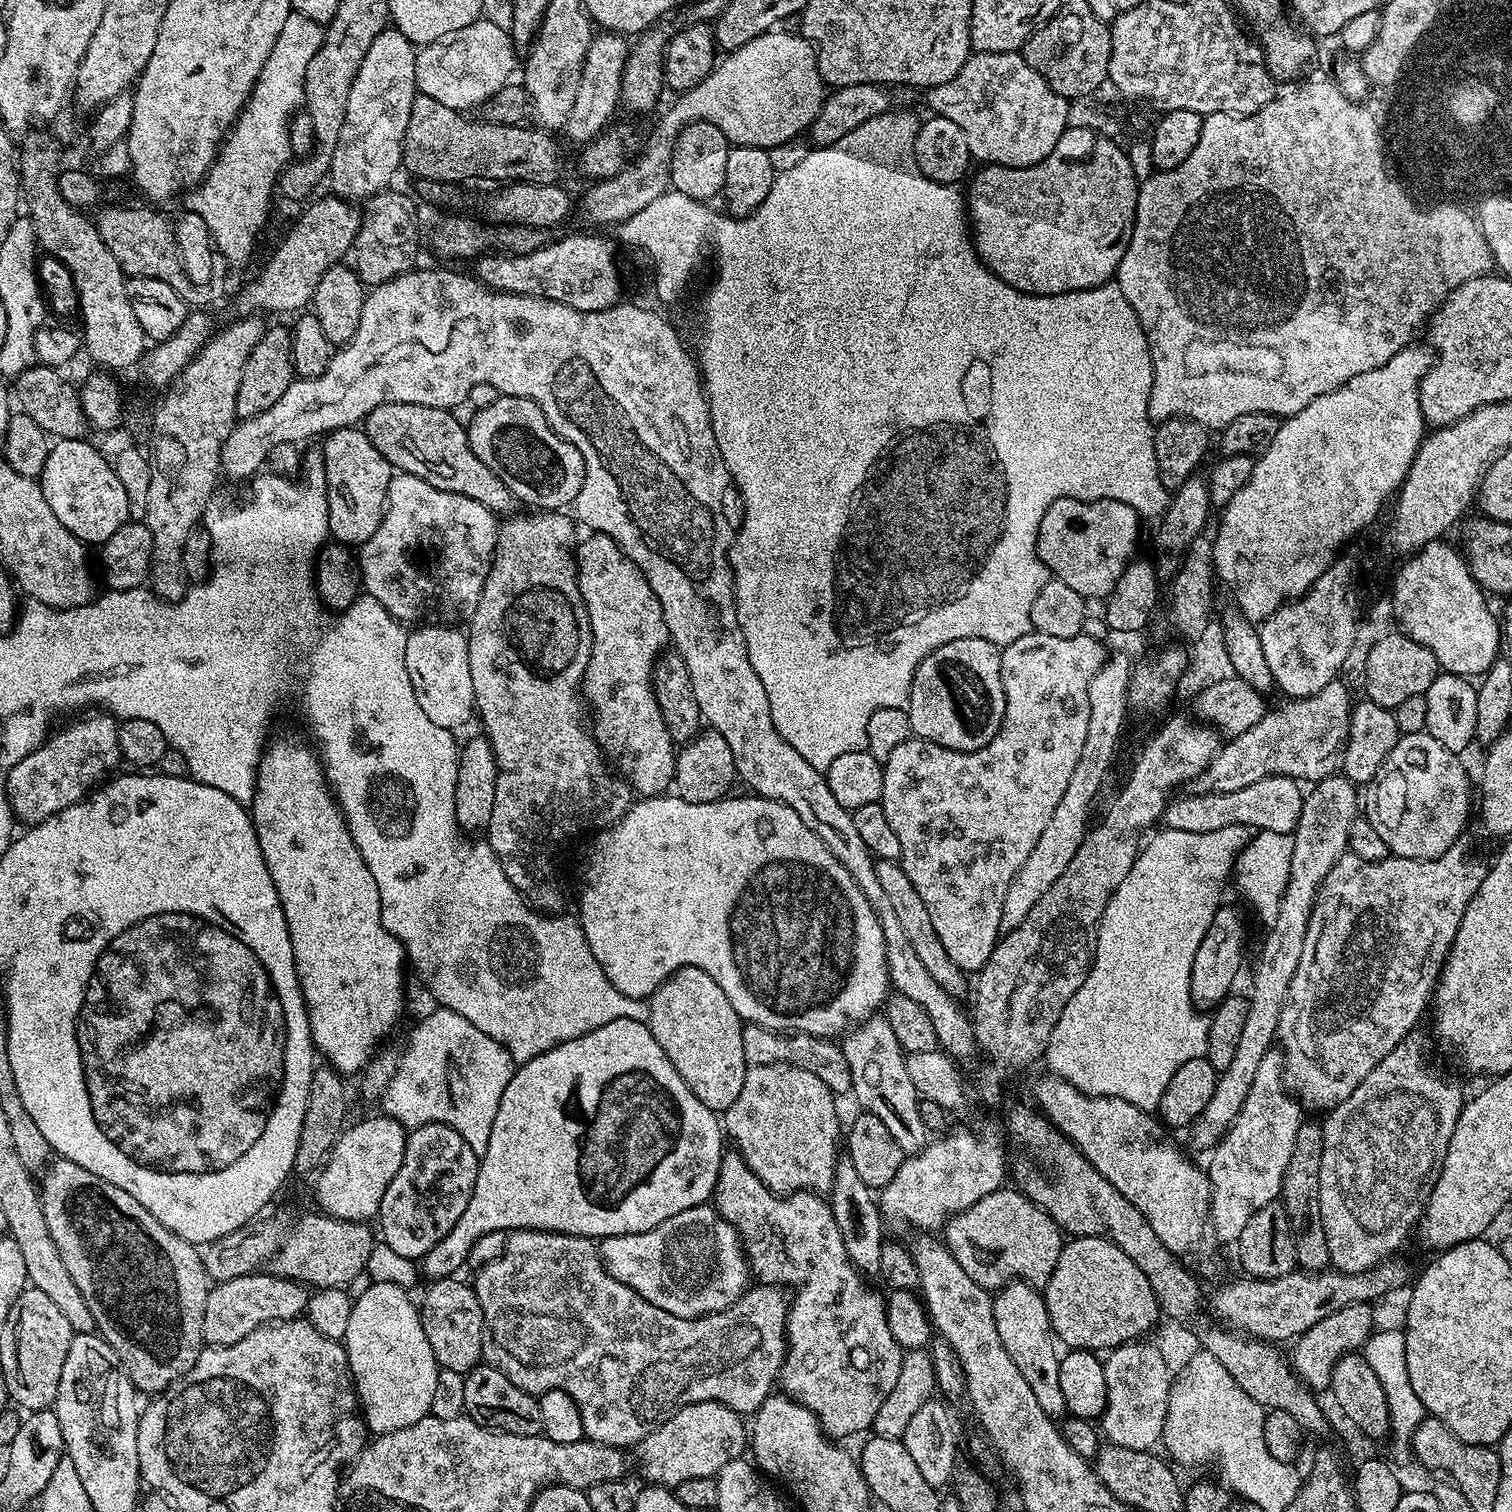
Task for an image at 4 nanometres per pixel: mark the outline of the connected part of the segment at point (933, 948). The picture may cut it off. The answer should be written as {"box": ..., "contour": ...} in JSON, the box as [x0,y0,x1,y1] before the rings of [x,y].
{"box":[876,860,970,1000],"contour":[[[876,860],[876,873],[878,882],[882,885],[882,894],[886,894],[890,906],[897,915],[897,921],[901,923],[902,930],[905,931],[906,938],[913,944],[913,949],[917,952],[918,958],[922,961],[922,966],[929,970],[931,978],[938,986],[946,990],[952,999],[960,1000],[961,997],[970,990],[970,980],[967,973],[960,967],[955,966],[950,959],[950,954],[943,949],[942,942],[939,941],[938,934],[935,933],[934,922],[931,921],[930,912],[926,904],[922,901],[918,890],[914,890],[914,882],[906,878],[904,865],[894,860]]]}

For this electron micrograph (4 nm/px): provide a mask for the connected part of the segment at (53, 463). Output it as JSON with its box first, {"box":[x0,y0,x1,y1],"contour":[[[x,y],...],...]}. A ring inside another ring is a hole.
{"box":[38,439,129,546],"contour":[[[57,439],[51,445],[45,465],[38,477],[42,494],[58,522],[70,530],[88,546],[99,546],[118,530],[118,526],[129,523],[126,489],[118,482],[115,467],[87,439]]]}

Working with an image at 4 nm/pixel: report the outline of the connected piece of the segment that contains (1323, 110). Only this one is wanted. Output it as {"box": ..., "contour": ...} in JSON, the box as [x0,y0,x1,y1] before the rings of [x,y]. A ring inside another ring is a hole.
{"box":[1114,79,1493,430],"contour":[[[1308,79],[1285,83],[1276,99],[1249,116],[1215,112],[1204,117],[1202,138],[1198,138],[1198,146],[1194,146],[1190,158],[1174,166],[1174,170],[1153,171],[1153,176],[1140,184],[1130,242],[1126,254],[1122,254],[1114,283],[1126,294],[1126,302],[1134,306],[1134,314],[1138,314],[1150,346],[1152,389],[1148,418],[1153,422],[1183,416],[1185,420],[1197,420],[1209,430],[1221,430],[1242,414],[1265,412],[1279,418],[1298,414],[1314,398],[1330,394],[1330,390],[1338,390],[1350,378],[1390,362],[1413,339],[1412,331],[1420,323],[1421,327],[1455,288],[1470,278],[1485,275],[1493,267],[1492,253],[1473,213],[1463,212],[1456,204],[1420,208],[1419,202],[1404,189],[1403,182],[1388,173],[1388,164],[1384,161],[1386,140],[1376,140],[1377,124],[1370,120],[1368,136],[1354,136],[1357,101],[1350,99],[1335,79]],[[1334,140],[1350,140],[1350,144],[1338,150],[1338,142]]]}

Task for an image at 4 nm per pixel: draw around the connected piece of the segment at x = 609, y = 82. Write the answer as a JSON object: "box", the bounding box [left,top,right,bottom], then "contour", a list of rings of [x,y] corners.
{"box":[562,31,629,146],"contour":[[[601,31],[593,35],[592,45],[586,54],[586,62],[582,66],[582,82],[578,82],[578,95],[574,98],[574,107],[570,110],[570,118],[566,118],[562,132],[573,140],[577,146],[589,144],[593,138],[600,135],[605,128],[609,127],[612,114],[621,105],[620,91],[622,90],[622,74],[628,61],[629,41],[623,35],[615,32]]]}

